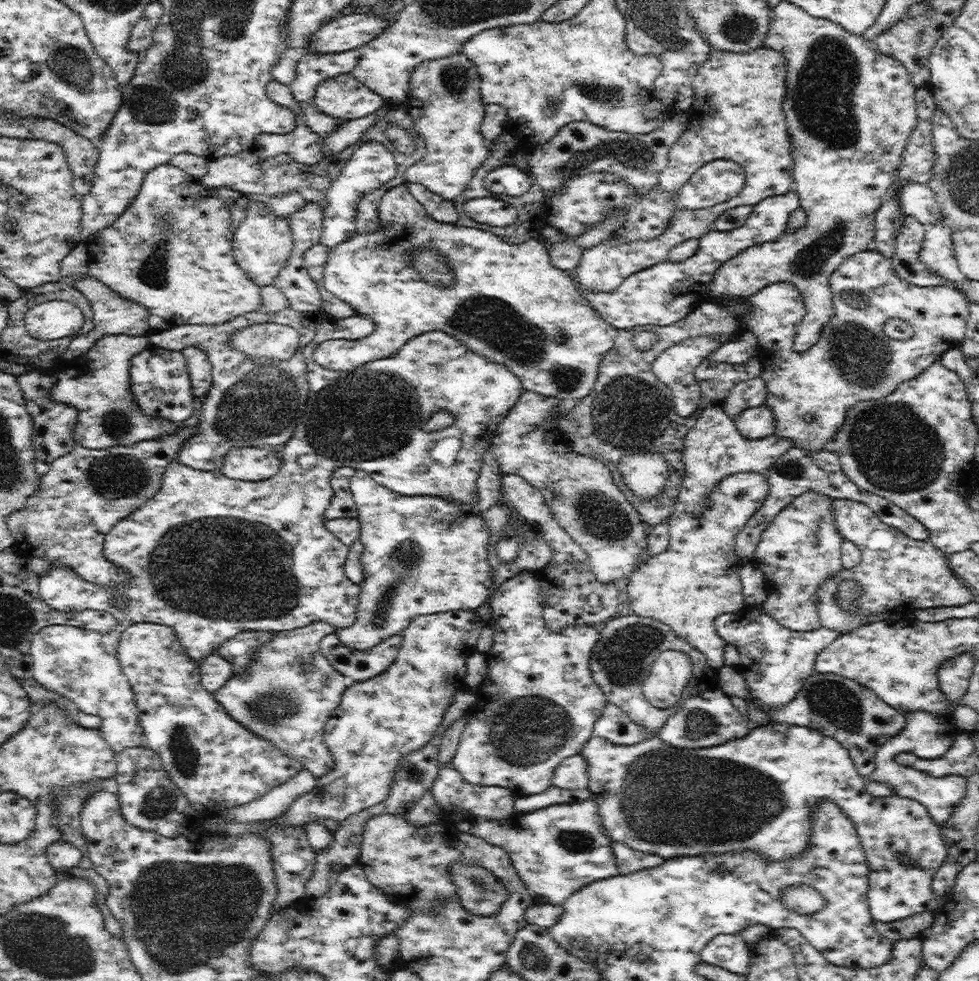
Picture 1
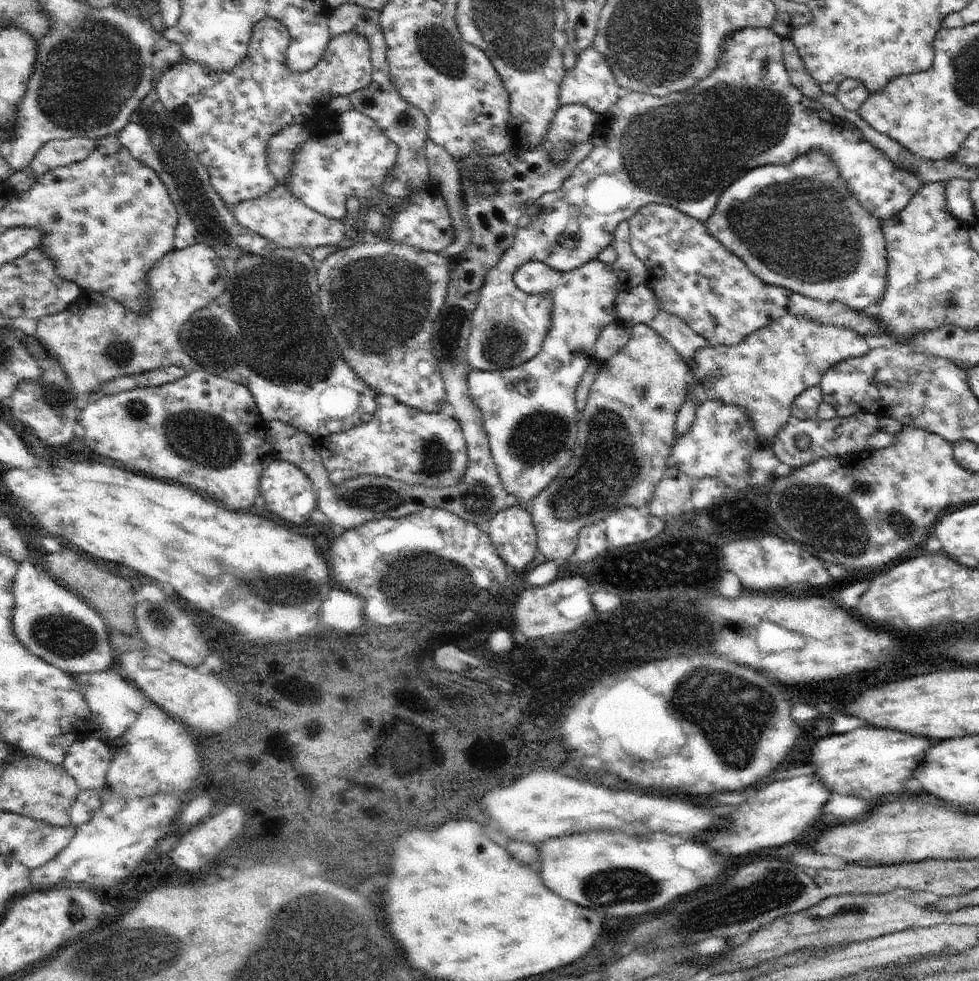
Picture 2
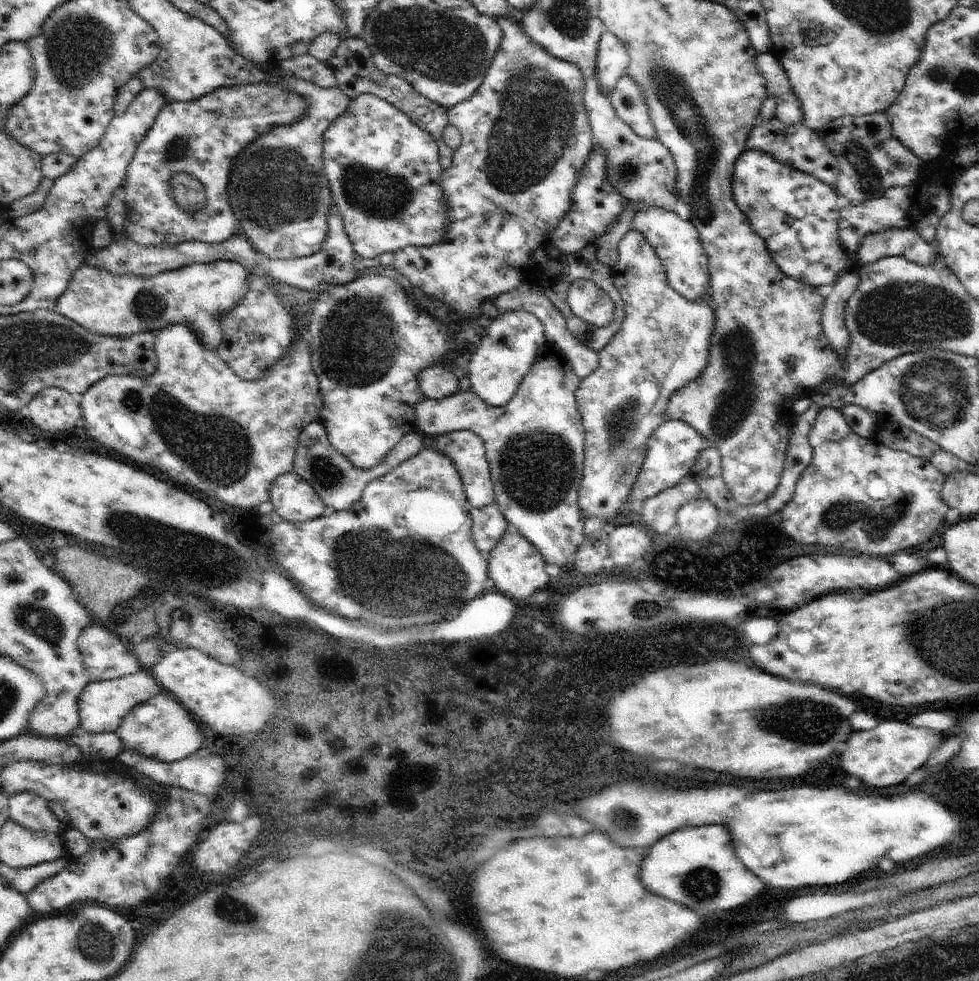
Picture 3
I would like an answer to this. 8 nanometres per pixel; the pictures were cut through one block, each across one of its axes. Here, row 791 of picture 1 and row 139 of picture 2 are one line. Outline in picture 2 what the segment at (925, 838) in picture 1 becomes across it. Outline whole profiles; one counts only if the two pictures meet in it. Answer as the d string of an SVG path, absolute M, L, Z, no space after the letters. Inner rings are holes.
M771 28L741 30L741 34L727 40L719 66L689 92L669 94L665 98L623 92L603 118L599 118L589 142L593 146L591 154L573 168L569 178L563 180L555 192L543 194L525 210L519 218L513 244L499 258L497 266L485 274L487 278L479 290L481 294L471 316L473 328L467 362L473 370L501 372L529 362L541 350L545 334L551 330L551 300L529 296L519 290L513 282L517 268L527 262L543 262L553 270L569 274L595 260L613 244L617 226L649 204L673 206L683 214L705 222L713 214L719 196L743 174L761 166L787 166L795 158L813 150L831 158L831 166L835 166L839 178L843 178L843 186L847 186L851 198L855 198L867 214L879 220L889 220L901 212L923 184L915 174L899 170L875 150L853 122L829 114L821 104L813 102L791 84L783 64L781 38Z

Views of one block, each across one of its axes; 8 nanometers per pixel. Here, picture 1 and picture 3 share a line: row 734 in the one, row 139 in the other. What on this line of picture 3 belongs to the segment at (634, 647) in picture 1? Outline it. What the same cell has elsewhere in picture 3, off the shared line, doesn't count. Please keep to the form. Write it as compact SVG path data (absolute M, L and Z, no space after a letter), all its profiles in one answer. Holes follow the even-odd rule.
M621 76L615 84L615 90L609 94L609 102L615 110L615 114L641 138L655 140L655 126L649 118L647 102L641 94L641 88L637 82L629 76Z

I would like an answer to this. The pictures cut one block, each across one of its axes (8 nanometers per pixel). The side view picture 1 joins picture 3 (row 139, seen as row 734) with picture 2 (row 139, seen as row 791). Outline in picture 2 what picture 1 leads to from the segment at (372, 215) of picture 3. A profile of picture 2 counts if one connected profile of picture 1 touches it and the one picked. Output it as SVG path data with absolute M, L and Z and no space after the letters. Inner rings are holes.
M349 110L335 118L335 124L327 128L317 138L311 138L309 144L301 148L295 158L291 180L283 182L289 192L305 202L305 206L317 210L319 214L341 220L347 218L345 214L345 200L347 198L373 198L385 196L385 180L397 168L397 152L393 140L389 140L377 126L377 122L357 110Z

